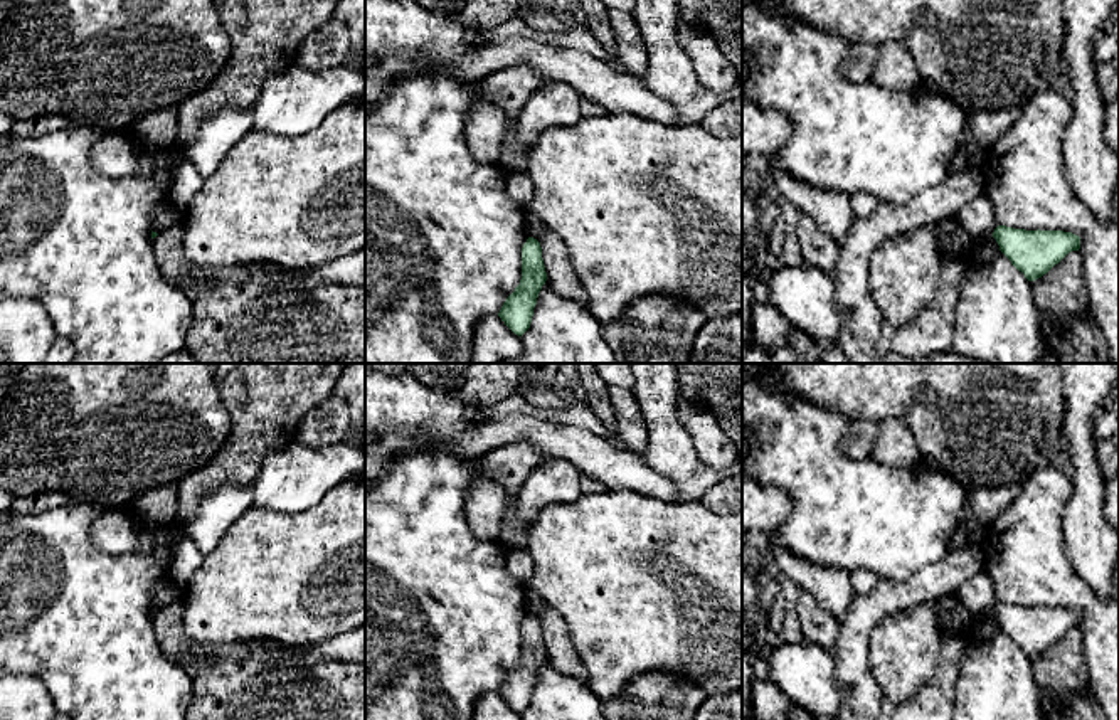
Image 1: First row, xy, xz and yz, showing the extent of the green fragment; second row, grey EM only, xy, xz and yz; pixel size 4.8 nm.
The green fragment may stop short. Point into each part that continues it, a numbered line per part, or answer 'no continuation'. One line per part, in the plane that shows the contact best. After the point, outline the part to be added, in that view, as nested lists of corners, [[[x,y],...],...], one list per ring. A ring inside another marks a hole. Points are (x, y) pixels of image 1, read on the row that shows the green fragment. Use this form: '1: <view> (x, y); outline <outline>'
no continuation

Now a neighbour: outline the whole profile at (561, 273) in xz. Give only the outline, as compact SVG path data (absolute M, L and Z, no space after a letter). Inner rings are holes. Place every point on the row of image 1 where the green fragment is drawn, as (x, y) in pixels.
M545 230L538 239L547 279L555 294L586 308L589 296L575 273L564 241L552 230Z

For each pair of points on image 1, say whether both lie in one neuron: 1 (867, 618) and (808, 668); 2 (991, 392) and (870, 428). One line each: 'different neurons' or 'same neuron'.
1: different neurons
2: different neurons

